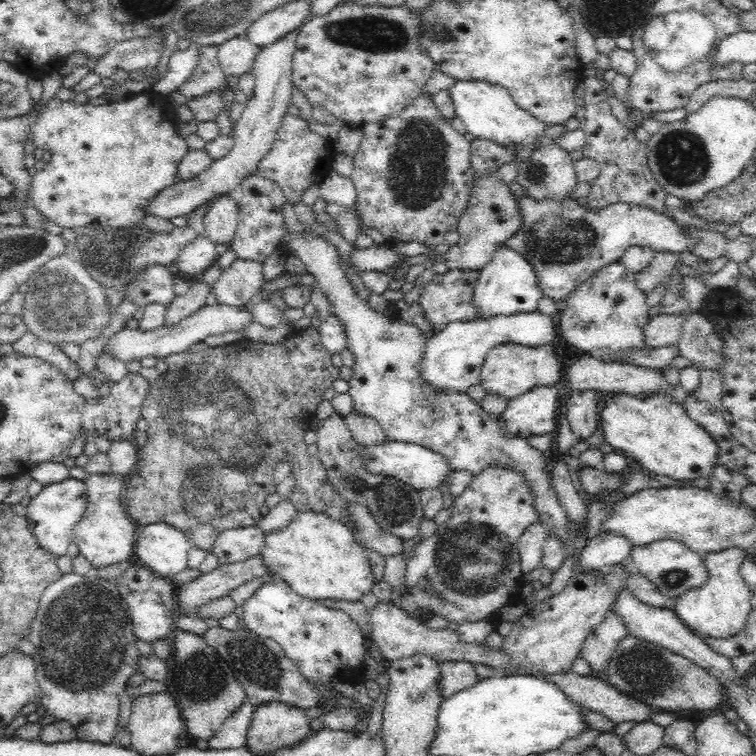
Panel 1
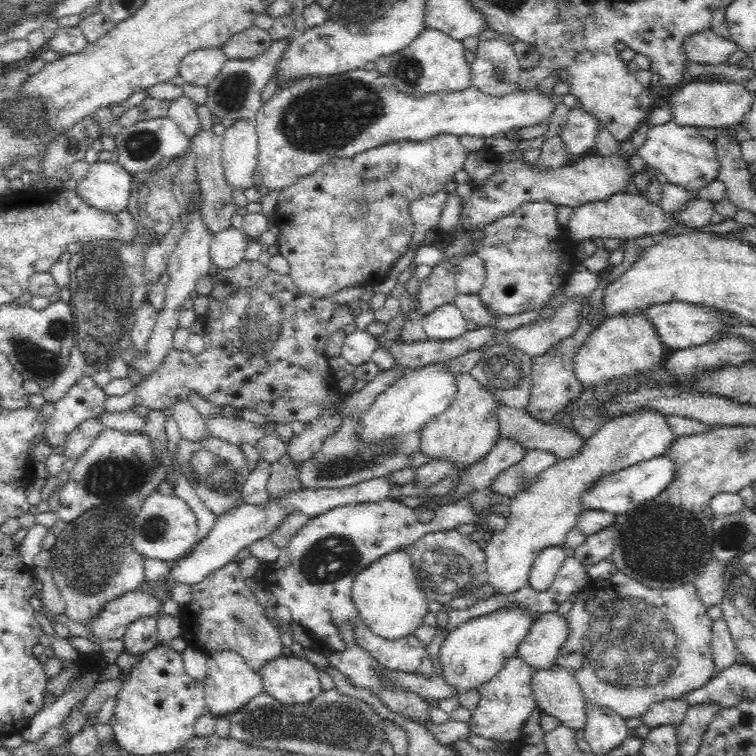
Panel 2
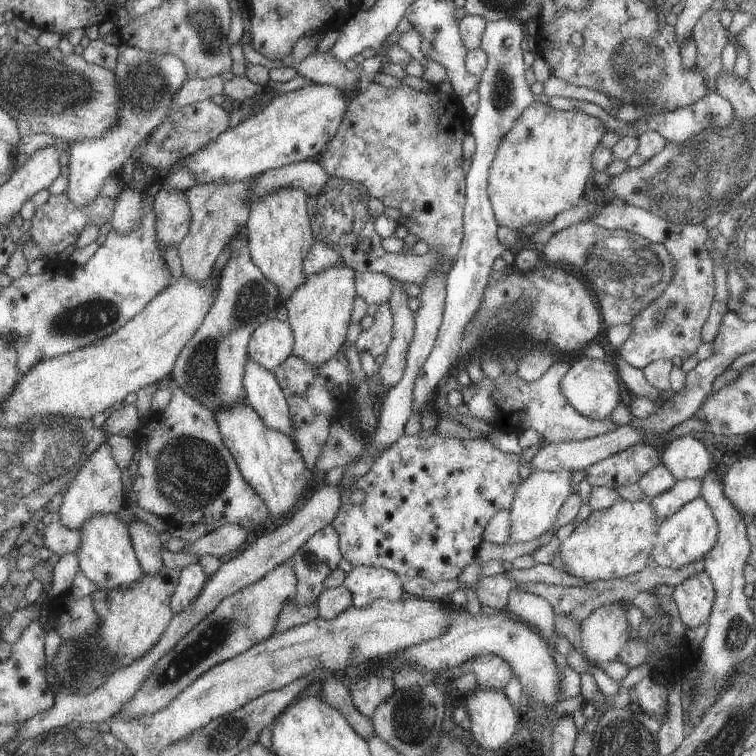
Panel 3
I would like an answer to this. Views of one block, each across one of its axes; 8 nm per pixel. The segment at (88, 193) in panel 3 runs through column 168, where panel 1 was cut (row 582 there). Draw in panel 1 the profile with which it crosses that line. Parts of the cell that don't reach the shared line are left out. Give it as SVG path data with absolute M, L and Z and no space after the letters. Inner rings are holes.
M96 573L63 574L44 589L28 638L35 648L33 659L42 691L40 703L58 721L67 721L76 729L80 741L111 744L119 727L119 696L126 679L136 674L140 653L136 649L128 610L118 594L116 581L100 580Z

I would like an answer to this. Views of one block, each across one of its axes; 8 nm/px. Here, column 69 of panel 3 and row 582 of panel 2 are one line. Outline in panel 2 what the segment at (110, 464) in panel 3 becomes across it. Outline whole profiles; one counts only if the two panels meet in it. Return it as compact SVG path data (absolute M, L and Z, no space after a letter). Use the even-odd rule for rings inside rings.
M651 408L638 409L635 413L625 414L605 422L598 430L587 438L584 446L580 448L580 454L569 460L560 459L558 464L546 472L537 476L537 482L528 491L520 492L511 500L510 514L505 518L504 530L492 536L490 542L483 549L486 559L486 585L492 588L492 597L506 596L524 586L529 585L528 572L532 568L535 556L549 546L562 545L566 539L566 534L571 528L576 527L576 519L582 513L583 502L581 497L591 486L606 477L607 474L618 473L628 466L645 462L649 459L657 458L658 455L665 454L669 450L670 441L674 436L668 423L667 416L660 411Z

